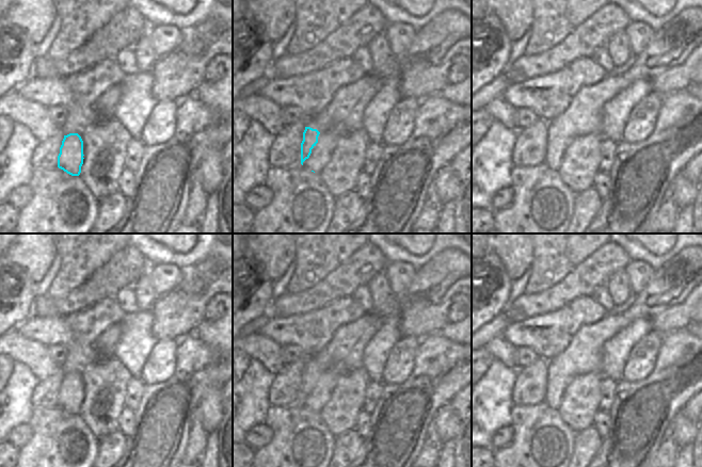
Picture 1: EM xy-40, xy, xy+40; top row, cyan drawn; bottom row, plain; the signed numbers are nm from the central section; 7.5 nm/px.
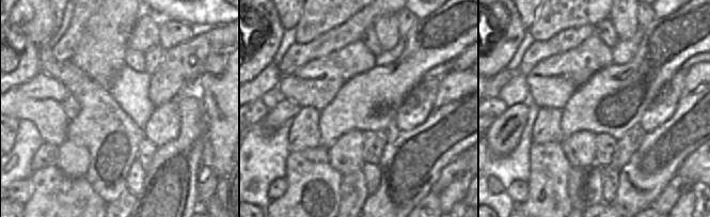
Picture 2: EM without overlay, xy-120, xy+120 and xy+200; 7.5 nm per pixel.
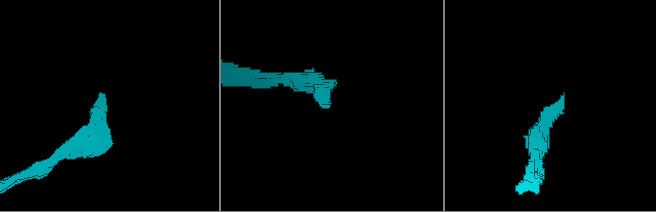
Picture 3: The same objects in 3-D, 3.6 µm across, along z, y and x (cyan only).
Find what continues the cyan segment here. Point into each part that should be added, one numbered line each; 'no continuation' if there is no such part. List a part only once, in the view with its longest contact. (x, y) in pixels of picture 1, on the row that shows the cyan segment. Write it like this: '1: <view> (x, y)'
1: xy (344, 115)

